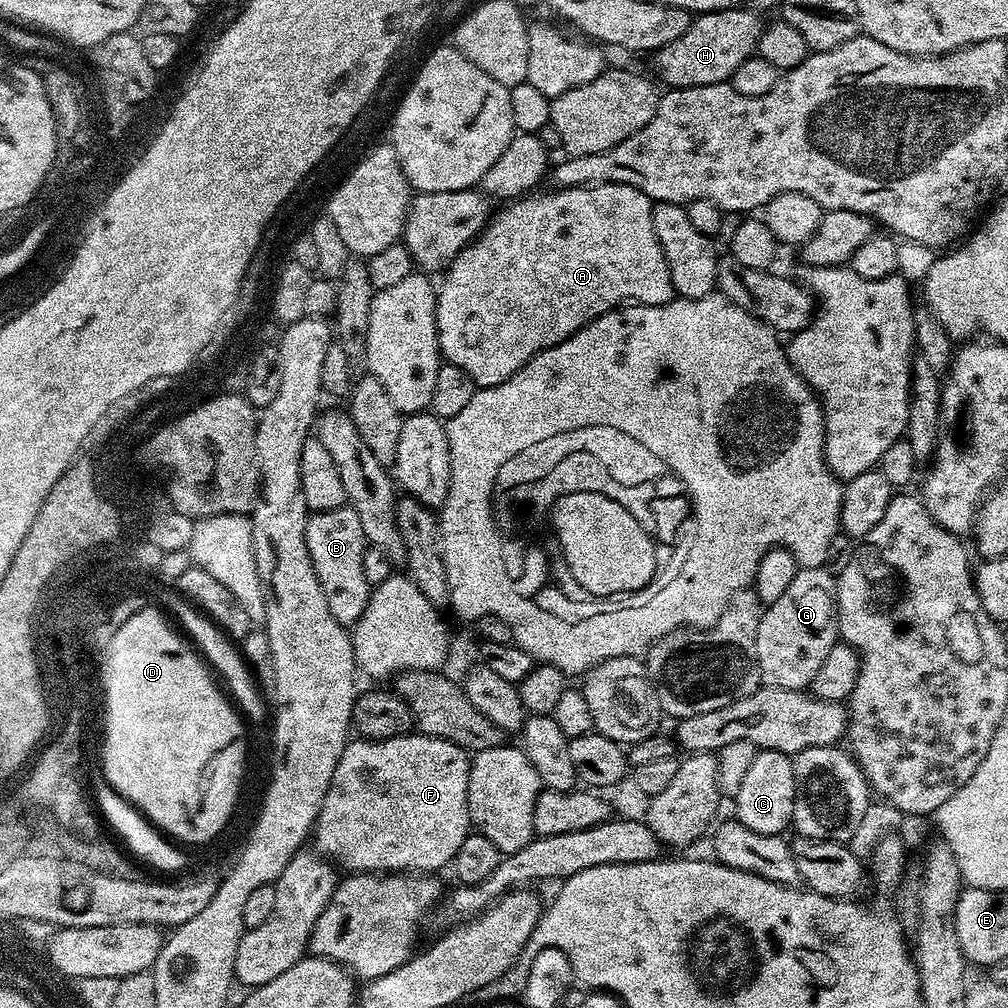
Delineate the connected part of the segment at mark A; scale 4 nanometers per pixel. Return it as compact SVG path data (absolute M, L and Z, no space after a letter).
M589 184L578 188L556 188L551 191L537 191L535 194L505 203L501 207L504 209L501 212L499 209L484 225L480 235L452 259L451 264L443 273L444 281L438 284L436 333L440 343L440 355L447 363L466 370L466 374L470 374L470 378L476 383L477 388L489 388L506 382L533 354L570 338L577 330L585 328L590 321L597 320L598 317L612 311L613 308L619 308L629 302L665 304L666 301L673 299L670 270L666 266L662 246L654 234L653 201L649 200L646 194L642 194L642 190L634 190L634 186L625 184Z

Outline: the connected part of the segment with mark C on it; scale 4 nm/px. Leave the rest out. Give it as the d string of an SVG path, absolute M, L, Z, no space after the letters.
M769 748L757 751L754 762L750 762L750 770L746 770L746 778L742 778L742 786L738 786L734 797L736 803L735 819L742 822L742 826L750 826L750 830L757 834L779 836L789 831L794 802L796 801L796 766L793 757L787 752L775 752Z

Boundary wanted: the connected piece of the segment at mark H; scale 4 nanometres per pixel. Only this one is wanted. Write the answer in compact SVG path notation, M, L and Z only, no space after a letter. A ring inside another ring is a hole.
M748 6L701 12L682 38L674 38L670 46L662 46L655 52L651 57L652 64L669 89L723 84L731 81L734 70L738 70L742 62L756 55L758 38L764 33L764 26L765 21Z

